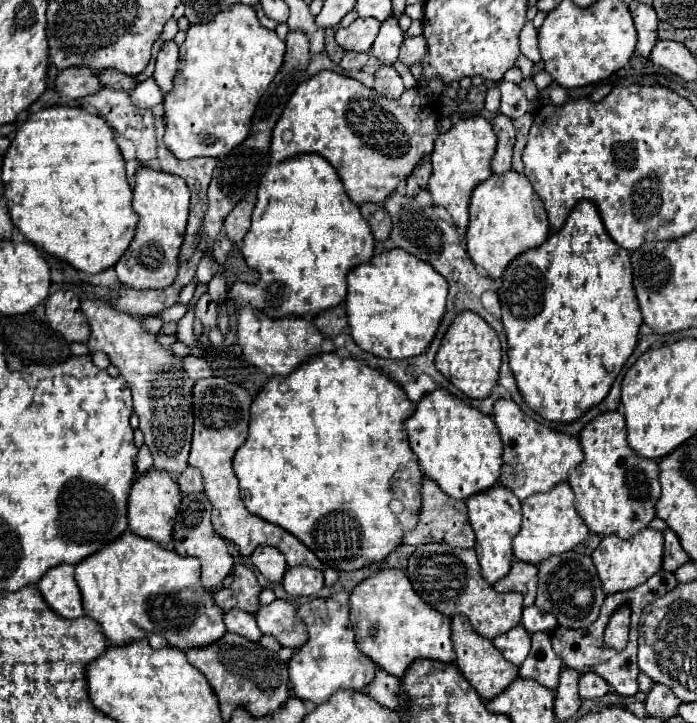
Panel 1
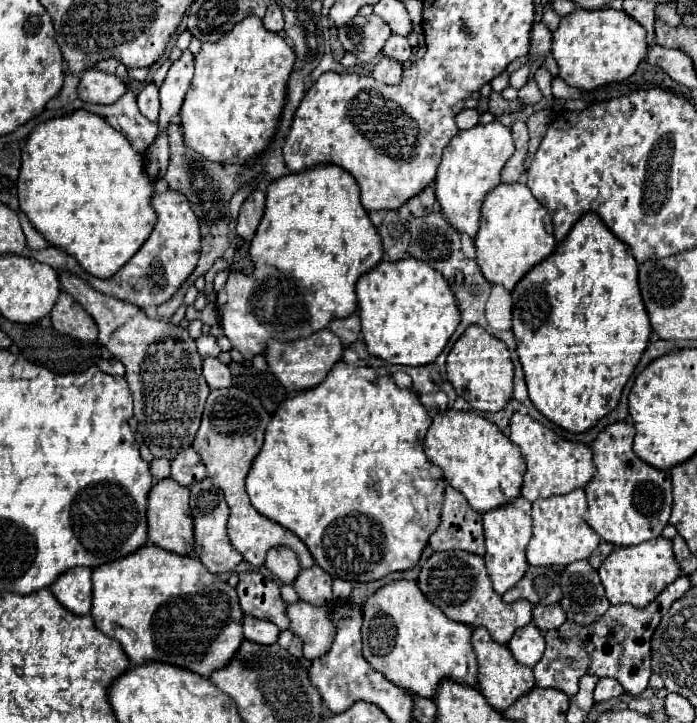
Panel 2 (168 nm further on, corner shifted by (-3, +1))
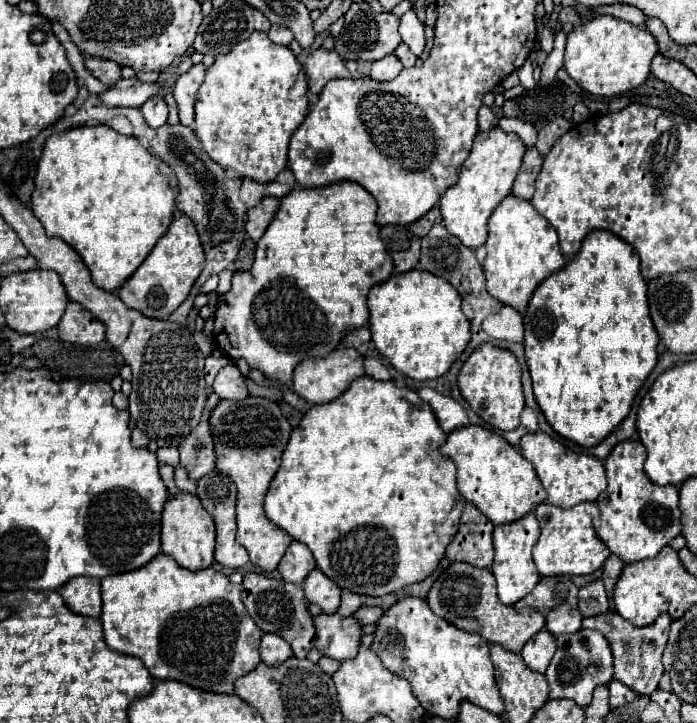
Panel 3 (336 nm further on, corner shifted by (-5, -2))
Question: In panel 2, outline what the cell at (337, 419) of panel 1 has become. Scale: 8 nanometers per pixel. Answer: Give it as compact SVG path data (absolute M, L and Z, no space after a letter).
M339 360L329 370L327 378L319 386L307 388L307 390L301 390L301 392L295 392L295 394L287 396L279 404L275 414L271 416L271 422L267 424L267 430L265 430L265 442L263 442L259 454L255 456L255 460L251 464L251 470L247 474L249 500L259 514L271 518L273 522L277 522L283 528L289 528L293 534L297 534L303 540L303 544L309 548L309 552L313 554L315 562L325 572L329 572L331 576L351 580L351 582L369 582L369 580L383 578L383 576L387 576L391 572L397 572L397 570L407 570L407 568L417 564L417 560L421 558L421 552L427 544L427 536L439 524L443 488L447 486L445 480L443 480L441 470L437 466L431 466L427 462L425 454L423 454L423 438L425 438L425 432L427 432L429 424L431 424L431 416L425 410L425 406L419 402L419 396L413 390L397 388L395 382L391 380L391 376L377 374L369 366L353 366L353 364L347 364L347 362Z

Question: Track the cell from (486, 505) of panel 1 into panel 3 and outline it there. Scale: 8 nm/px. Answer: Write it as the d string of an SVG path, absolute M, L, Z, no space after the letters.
M529 513L525 519L519 519L517 523L495 527L493 543L495 543L495 563L493 563L493 575L497 579L497 593L503 605L515 605L519 599L529 595L533 587L539 583L541 575L533 563L531 549L539 539L539 523L535 513Z

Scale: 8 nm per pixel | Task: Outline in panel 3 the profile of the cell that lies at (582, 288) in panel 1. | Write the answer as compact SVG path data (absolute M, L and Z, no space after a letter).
M611 231L589 233L575 259L535 289L523 319L525 357L533 379L533 393L545 419L561 437L581 447L599 445L629 415L637 391L659 357L659 335L649 317L647 283L639 271L637 251Z

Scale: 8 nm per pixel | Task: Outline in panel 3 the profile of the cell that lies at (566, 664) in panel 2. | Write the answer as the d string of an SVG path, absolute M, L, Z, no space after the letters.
M593 629L557 637L557 653L551 659L545 677L551 687L551 699L573 699L577 705L587 707L593 699L595 687L609 685L613 681L613 655L607 639Z

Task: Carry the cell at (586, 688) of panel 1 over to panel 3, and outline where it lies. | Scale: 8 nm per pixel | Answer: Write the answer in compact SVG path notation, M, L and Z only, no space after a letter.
M621 681L609 683L609 691L611 691L611 707L627 705L627 703L631 703L637 697L637 693L631 691L629 687L625 687Z

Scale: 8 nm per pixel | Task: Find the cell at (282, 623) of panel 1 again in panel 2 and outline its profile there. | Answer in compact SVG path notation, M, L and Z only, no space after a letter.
M299 600L295 604L287 604L285 614L289 618L289 630L303 640L303 654L307 660L319 658L331 646L335 628L329 622L325 606L317 608Z

